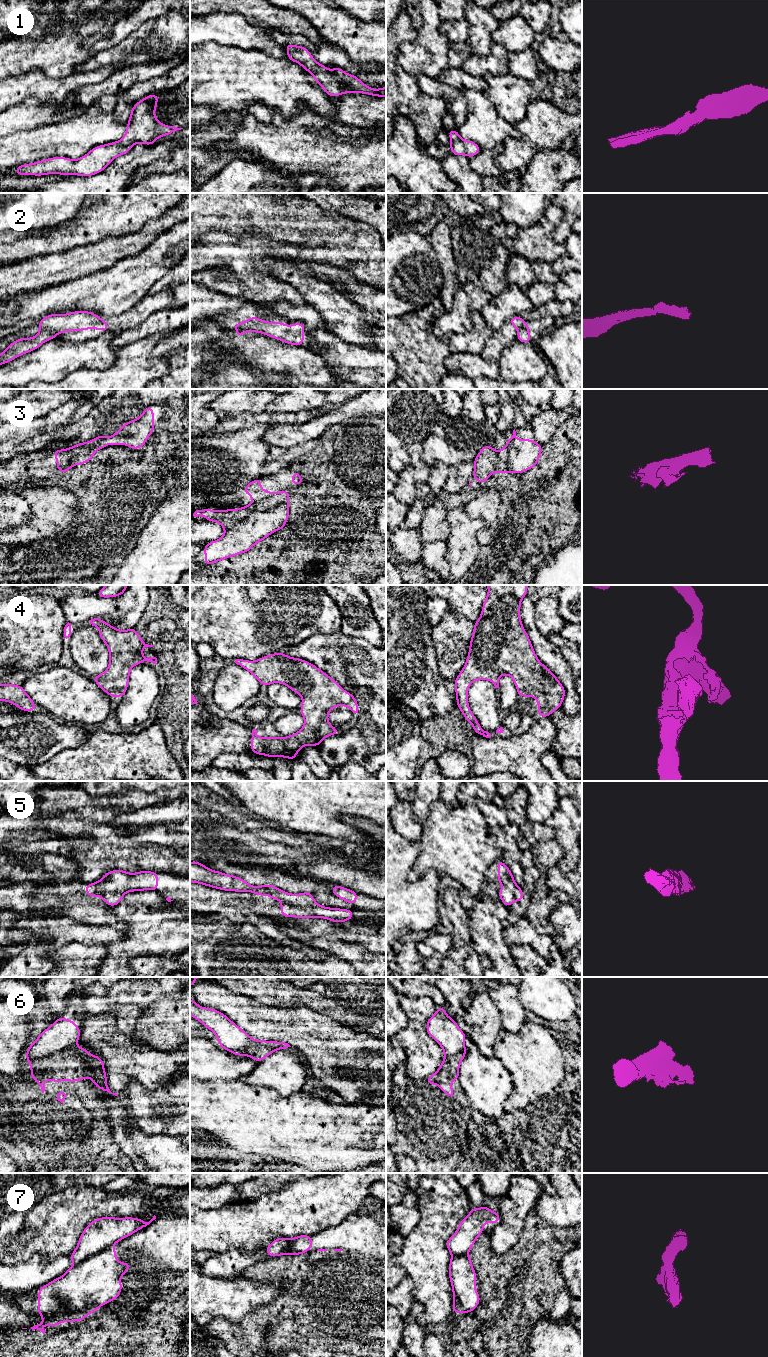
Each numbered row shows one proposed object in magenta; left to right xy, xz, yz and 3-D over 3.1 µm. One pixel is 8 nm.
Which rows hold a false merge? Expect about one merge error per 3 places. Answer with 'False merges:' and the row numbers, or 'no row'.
False merges: 2, 3, 6, 7

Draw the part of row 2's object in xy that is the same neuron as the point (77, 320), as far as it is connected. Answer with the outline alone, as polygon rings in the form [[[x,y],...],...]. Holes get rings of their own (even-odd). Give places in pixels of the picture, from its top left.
[[[73,311],[67,314],[49,314],[38,322],[39,330],[48,329],[55,333],[83,331],[91,328],[107,332],[109,325],[91,311]]]

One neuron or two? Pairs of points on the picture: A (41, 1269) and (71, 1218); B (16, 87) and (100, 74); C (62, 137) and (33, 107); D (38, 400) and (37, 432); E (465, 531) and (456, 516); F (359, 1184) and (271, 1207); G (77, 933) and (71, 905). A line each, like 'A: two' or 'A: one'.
A: two
B: one
C: two
D: two
E: one
F: one
G: two

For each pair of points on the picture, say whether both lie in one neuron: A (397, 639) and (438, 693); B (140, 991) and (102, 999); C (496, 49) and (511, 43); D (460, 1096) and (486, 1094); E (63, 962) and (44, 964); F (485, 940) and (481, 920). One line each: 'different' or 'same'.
A: same
B: same
C: different
D: different
E: different
F: same

